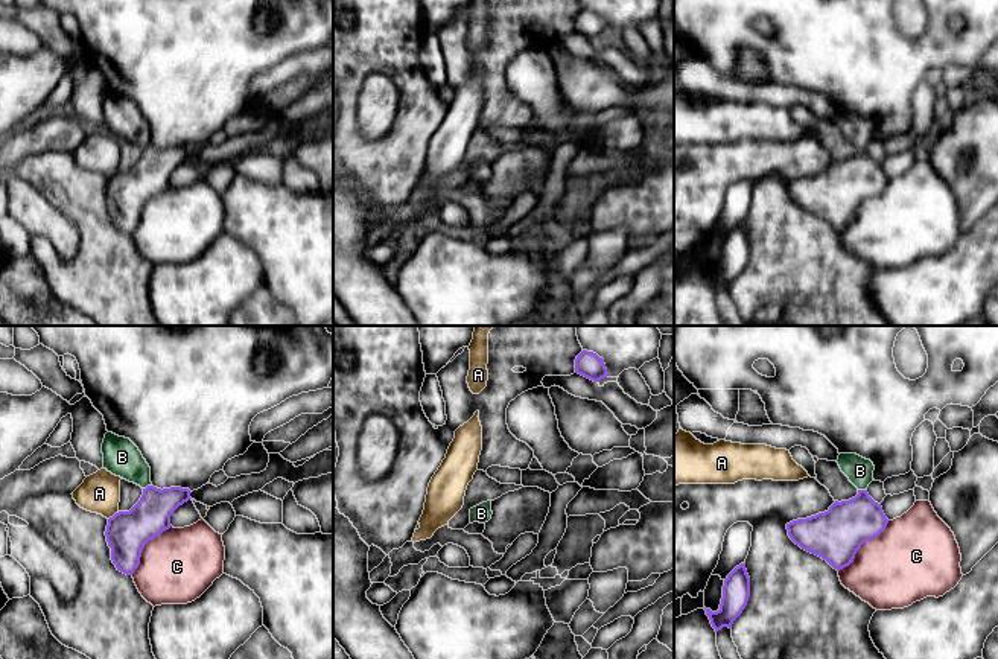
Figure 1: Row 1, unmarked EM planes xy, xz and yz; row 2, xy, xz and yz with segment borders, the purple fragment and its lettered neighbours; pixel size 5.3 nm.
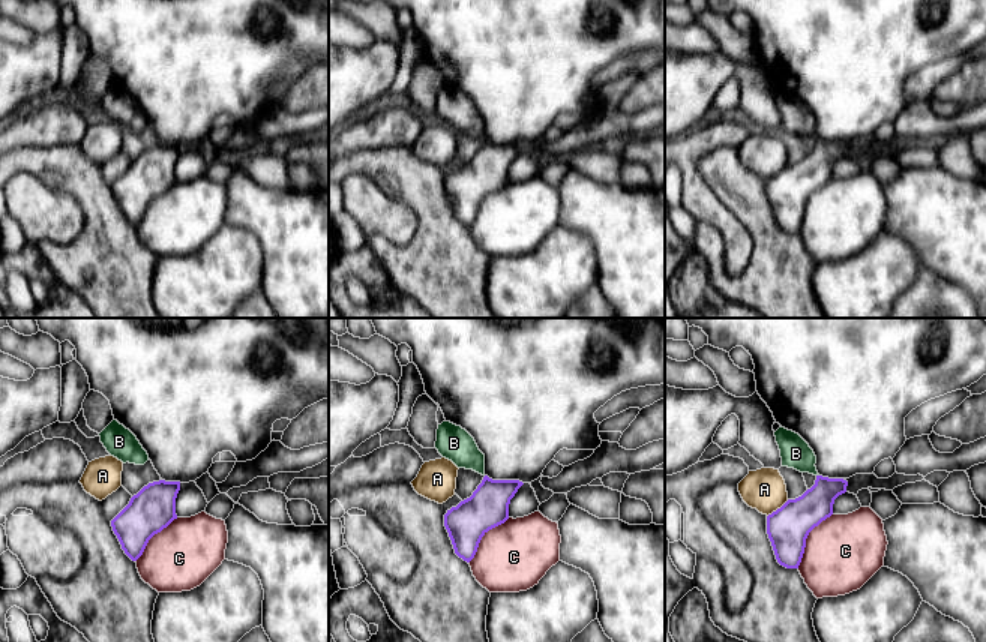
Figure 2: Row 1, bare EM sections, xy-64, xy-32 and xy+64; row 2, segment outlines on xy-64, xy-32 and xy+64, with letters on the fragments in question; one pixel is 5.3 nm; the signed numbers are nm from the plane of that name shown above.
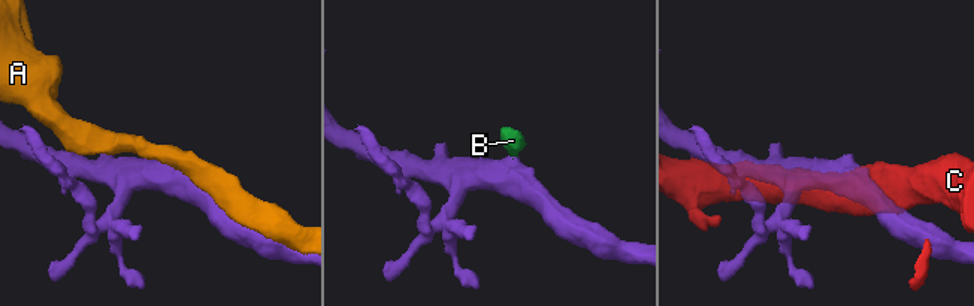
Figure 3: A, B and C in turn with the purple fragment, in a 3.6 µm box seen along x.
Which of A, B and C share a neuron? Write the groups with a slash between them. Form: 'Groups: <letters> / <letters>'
Groups: A / B / C

